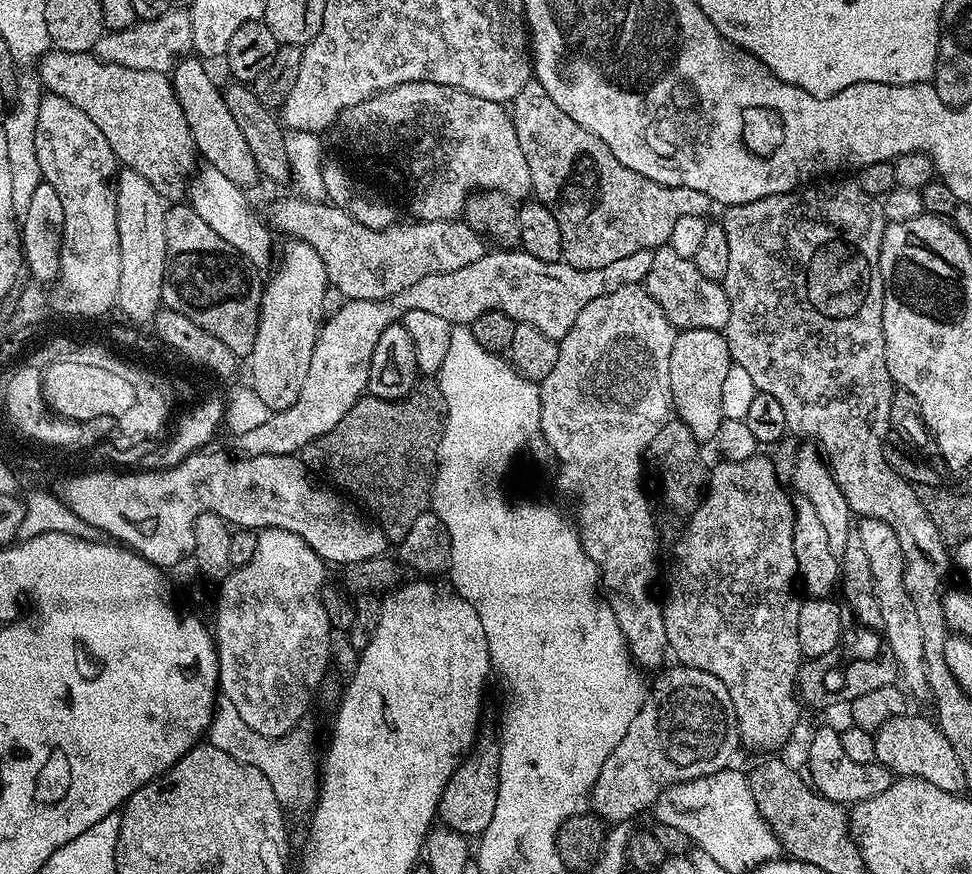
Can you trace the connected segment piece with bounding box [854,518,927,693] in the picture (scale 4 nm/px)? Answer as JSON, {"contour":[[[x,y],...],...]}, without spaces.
{"contour":[[[863,518],[855,525],[854,536],[858,541],[859,551],[864,552],[870,562],[870,571],[873,574],[873,594],[885,623],[882,636],[886,641],[887,651],[896,662],[899,679],[902,684],[904,680],[903,687],[909,693],[920,691],[923,693],[927,680],[922,658],[922,626],[918,626],[914,602],[910,602],[910,594],[906,594],[904,559],[902,546],[898,542],[898,534],[894,534],[892,527],[878,518]]]}

